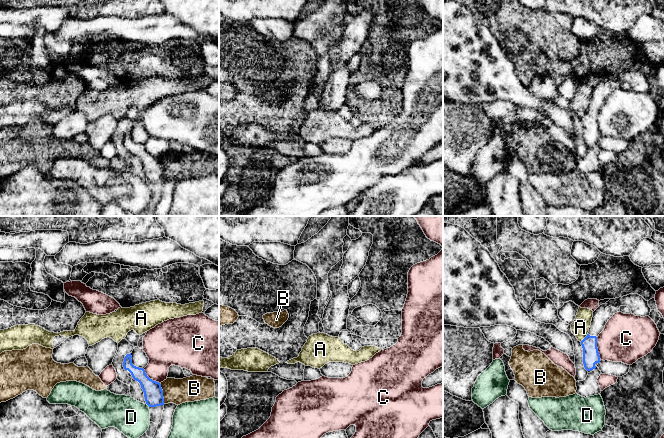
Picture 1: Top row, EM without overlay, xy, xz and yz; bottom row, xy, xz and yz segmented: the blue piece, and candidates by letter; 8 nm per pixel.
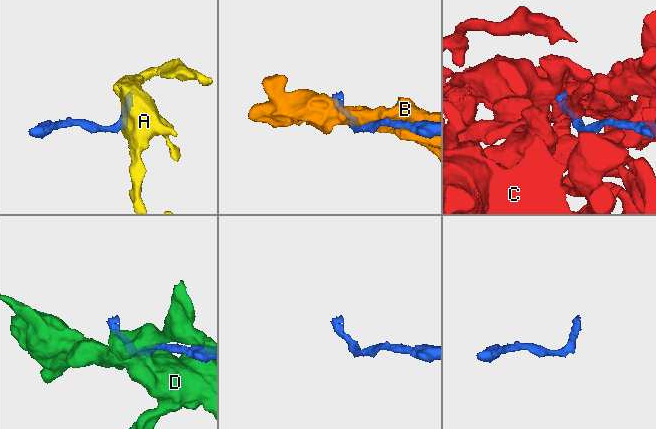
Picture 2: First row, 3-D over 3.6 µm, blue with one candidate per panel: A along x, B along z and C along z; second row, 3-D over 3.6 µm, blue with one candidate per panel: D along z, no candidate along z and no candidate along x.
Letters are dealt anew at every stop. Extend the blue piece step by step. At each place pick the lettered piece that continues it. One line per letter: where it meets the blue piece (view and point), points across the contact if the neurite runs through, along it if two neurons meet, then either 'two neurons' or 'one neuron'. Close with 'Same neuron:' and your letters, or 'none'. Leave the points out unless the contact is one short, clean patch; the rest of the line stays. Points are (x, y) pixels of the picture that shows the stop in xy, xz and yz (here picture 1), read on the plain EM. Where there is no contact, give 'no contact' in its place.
A: yz (585, 113) | along yz (587, 109), (580, 117) | two neurons
B: xy (162, 169) | two neurons
C: yz (597, 124) | two neurons
D: xy (148, 181) | two neurons
Same neuron: none

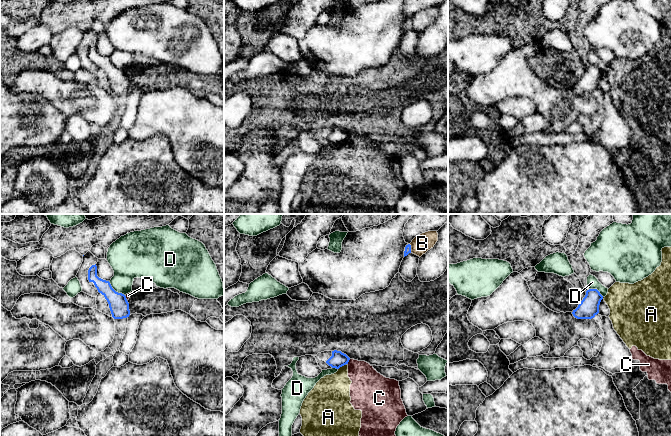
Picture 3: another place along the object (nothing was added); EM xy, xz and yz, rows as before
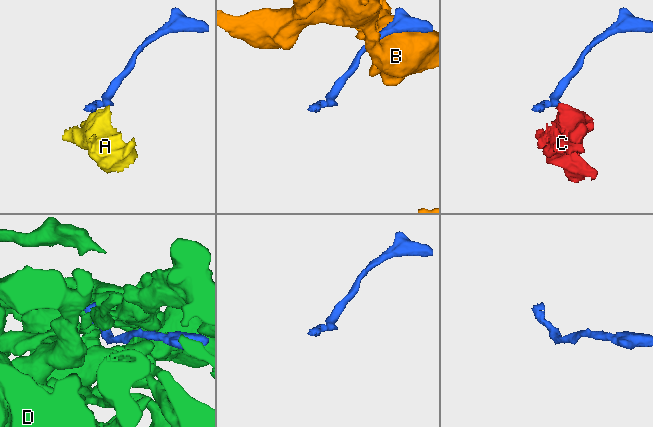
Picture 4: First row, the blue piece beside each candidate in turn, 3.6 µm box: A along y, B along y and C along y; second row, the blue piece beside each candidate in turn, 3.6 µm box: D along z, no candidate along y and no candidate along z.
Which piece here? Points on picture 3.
A: xz (342, 141) | along xz (346, 139), (338, 145) | two neurons
B: xz (410, 24) | along xz (409, 20), (411, 28) | two neurons
C: xz (348, 137) | along xz (350, 135), (347, 140) | two neurons
D: xy (114, 66) | two neurons
Same neuron: none

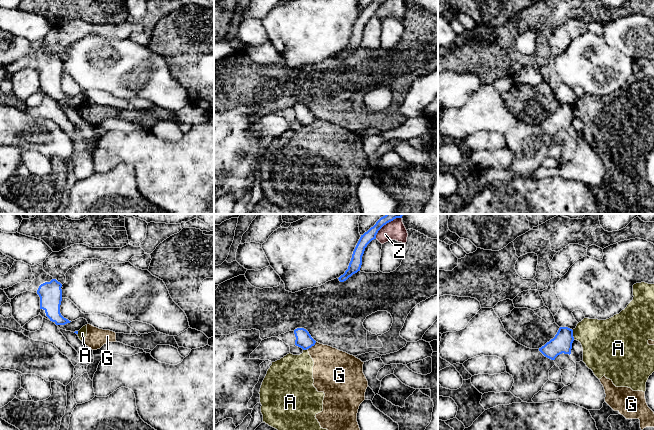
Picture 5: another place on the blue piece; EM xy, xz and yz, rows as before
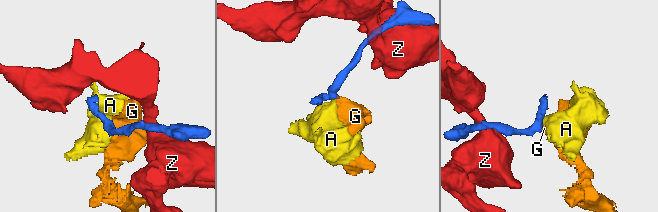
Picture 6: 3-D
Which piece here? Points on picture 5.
A: yz (572, 111) | along yz (572, 106), (574, 115) | two neurons
G: xz (312, 121) | along xz (316, 118), (308, 125) | two neurons
Z: xz (378, 6) | along xz (386, 0), (378, 7), (375, 14) | two neurons
Same neuron: none

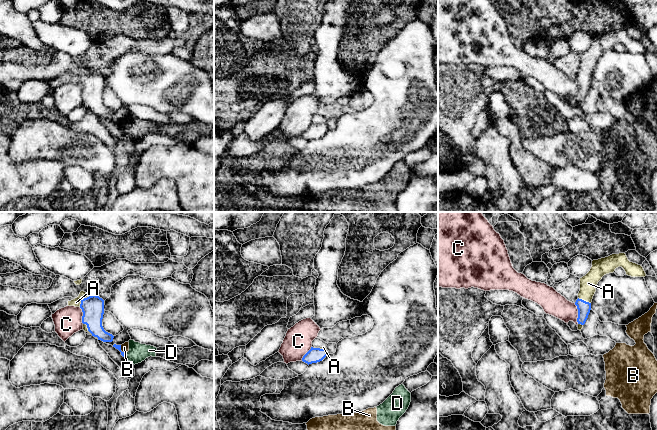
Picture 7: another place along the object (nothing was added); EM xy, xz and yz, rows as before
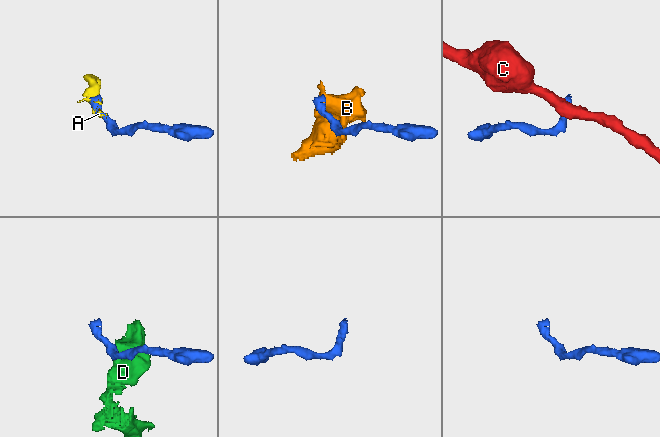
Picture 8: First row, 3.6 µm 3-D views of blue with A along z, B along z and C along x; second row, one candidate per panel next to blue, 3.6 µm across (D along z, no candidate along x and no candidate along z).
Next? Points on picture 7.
A: xy (84, 74) | across xy (92, 83), (84, 74), (76, 78) | one neuron
B: xy (120, 126) | along xy (120, 121), (120, 125), (125, 130) | two neurons
C: yz (578, 89) | along yz (574, 79), (577, 85), (578, 99) | two neurons
D: xy (125, 131) | along xy (126, 130), (124, 132) | two neurons
Same neuron: A

